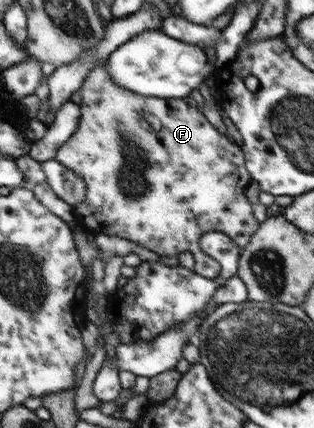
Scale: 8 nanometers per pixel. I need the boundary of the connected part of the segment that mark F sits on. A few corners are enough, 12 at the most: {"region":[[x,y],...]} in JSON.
{"region":[[88,71],[55,159],[92,235],[221,264],[259,222],[243,150],[195,105]]}

